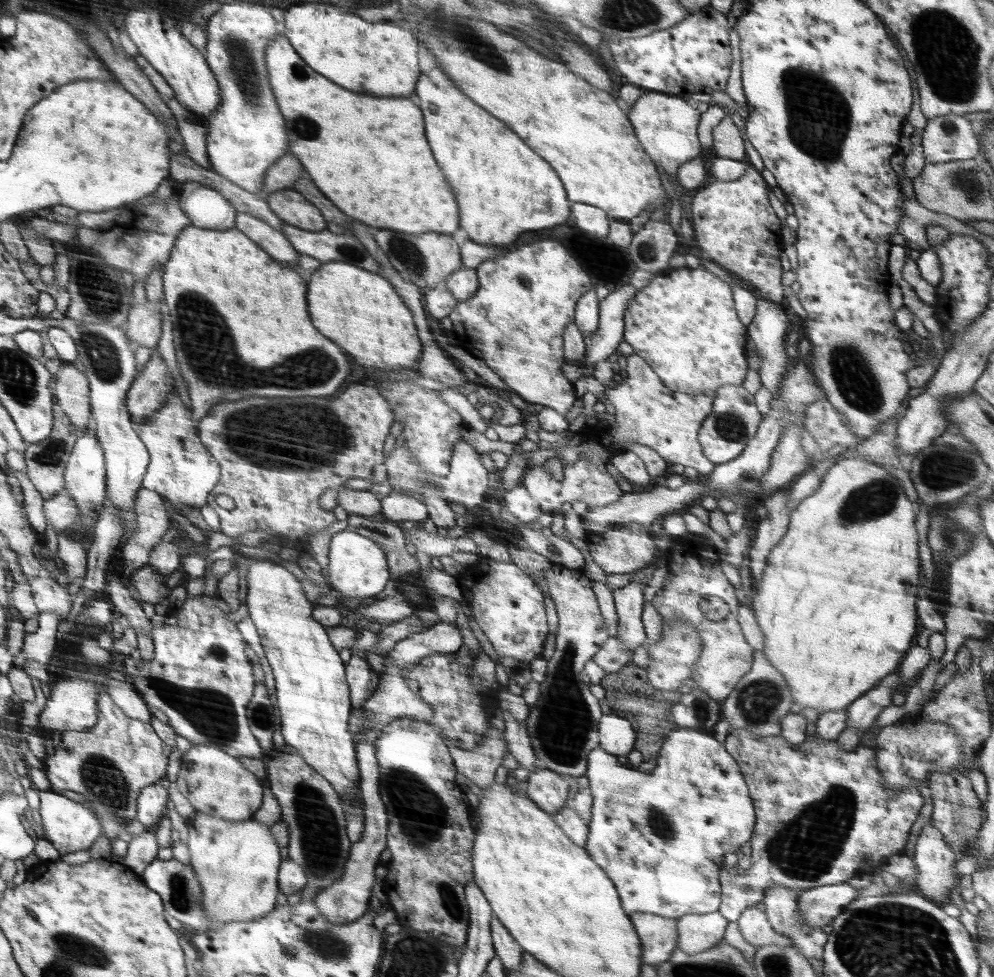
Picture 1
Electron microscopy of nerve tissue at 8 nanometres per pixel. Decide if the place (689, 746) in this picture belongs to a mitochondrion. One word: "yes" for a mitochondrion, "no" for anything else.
no

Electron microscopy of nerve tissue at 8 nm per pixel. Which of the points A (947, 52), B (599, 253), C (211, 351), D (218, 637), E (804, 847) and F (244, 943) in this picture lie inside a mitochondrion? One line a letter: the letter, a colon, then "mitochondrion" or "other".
A: mitochondrion
B: other
C: mitochondrion
D: other
E: mitochondrion
F: other

